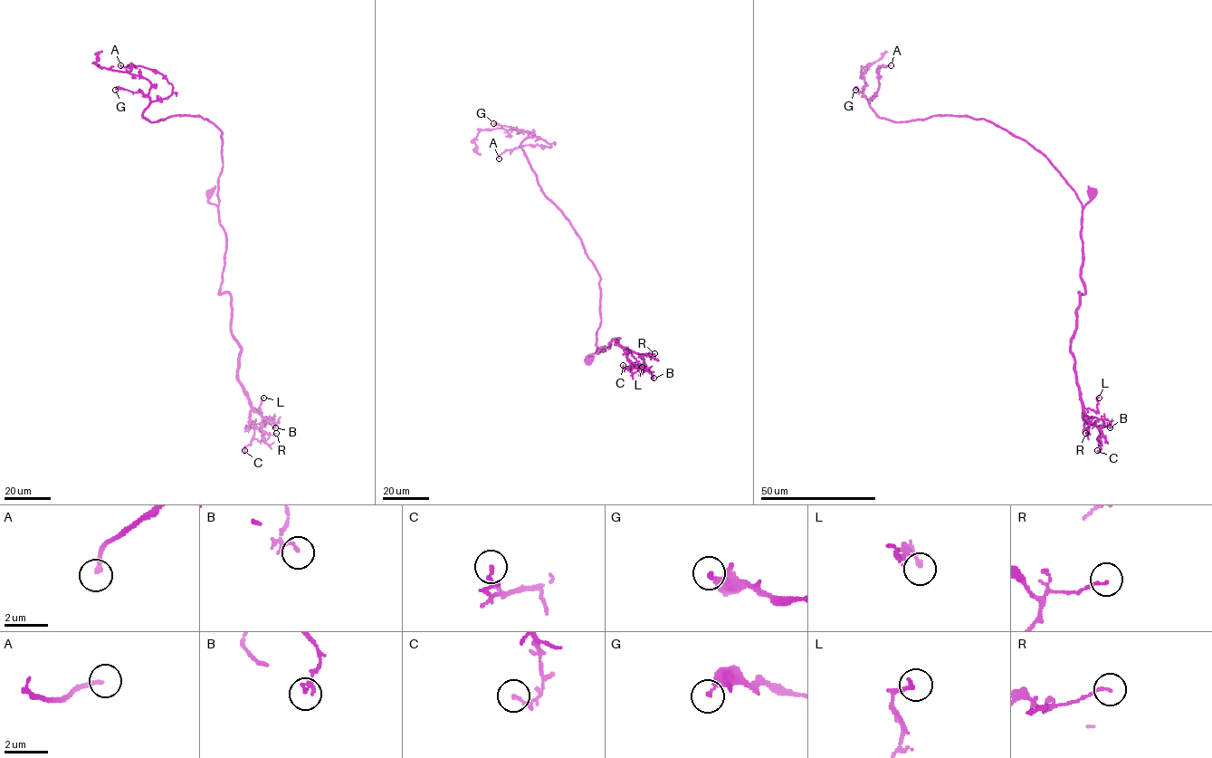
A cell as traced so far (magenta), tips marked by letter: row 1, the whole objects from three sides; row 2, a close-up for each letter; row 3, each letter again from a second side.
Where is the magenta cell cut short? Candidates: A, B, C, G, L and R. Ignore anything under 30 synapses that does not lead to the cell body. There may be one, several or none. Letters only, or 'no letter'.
A

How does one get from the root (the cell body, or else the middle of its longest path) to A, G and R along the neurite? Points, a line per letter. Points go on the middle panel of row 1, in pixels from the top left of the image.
A: (589, 359), (601, 321), (600, 276), (520, 147), (535, 136), (550, 145), (506, 149), (499, 158)
G: (589, 359), (596, 350), (601, 321), (600, 276), (569, 221), (542, 191), (520, 147), (528, 133), (493, 123)
R: (589, 359), (588, 355), (605, 350), (597, 352), (615, 339), (621, 347), (640, 356), (654, 353)

